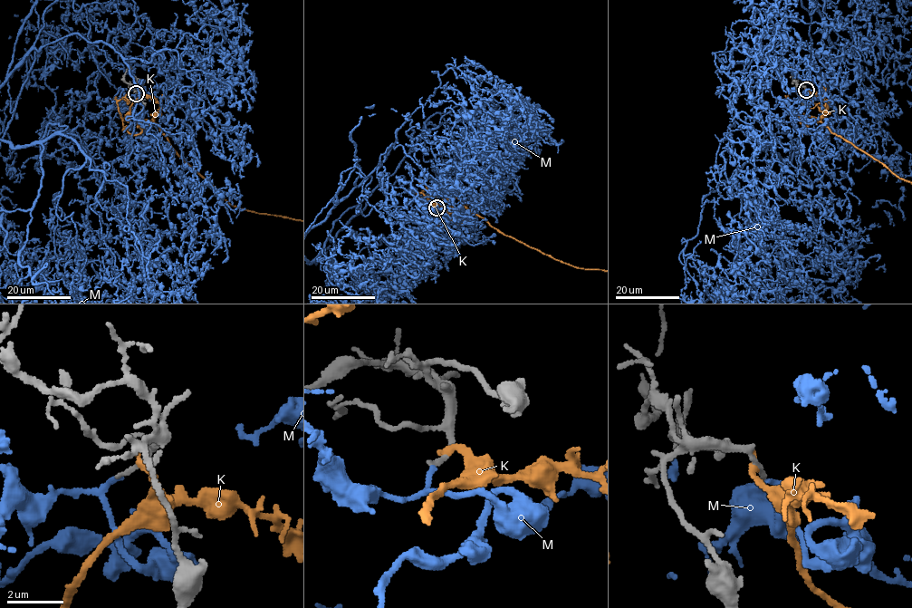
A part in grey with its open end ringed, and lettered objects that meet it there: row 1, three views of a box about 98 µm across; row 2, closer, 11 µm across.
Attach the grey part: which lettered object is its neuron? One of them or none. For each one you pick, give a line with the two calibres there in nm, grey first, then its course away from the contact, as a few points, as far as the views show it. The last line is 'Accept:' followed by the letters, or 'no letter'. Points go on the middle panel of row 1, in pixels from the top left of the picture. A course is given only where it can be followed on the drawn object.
M: Thickness 160 nm (grey) against 140 nm. Its course: (436, 207), (445, 212), (425, 244), (370, 246), (361, 234), (344, 235), (316, 263)
Accept: M

